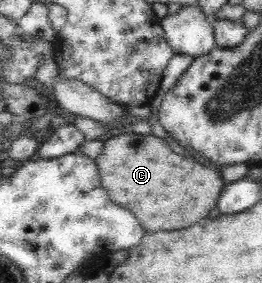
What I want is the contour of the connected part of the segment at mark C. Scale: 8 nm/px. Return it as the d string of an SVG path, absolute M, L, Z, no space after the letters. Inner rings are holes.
M131 133L109 138L96 158L96 167L108 197L133 212L145 234L197 224L215 208L226 186L216 169L173 152L165 140L154 135Z

